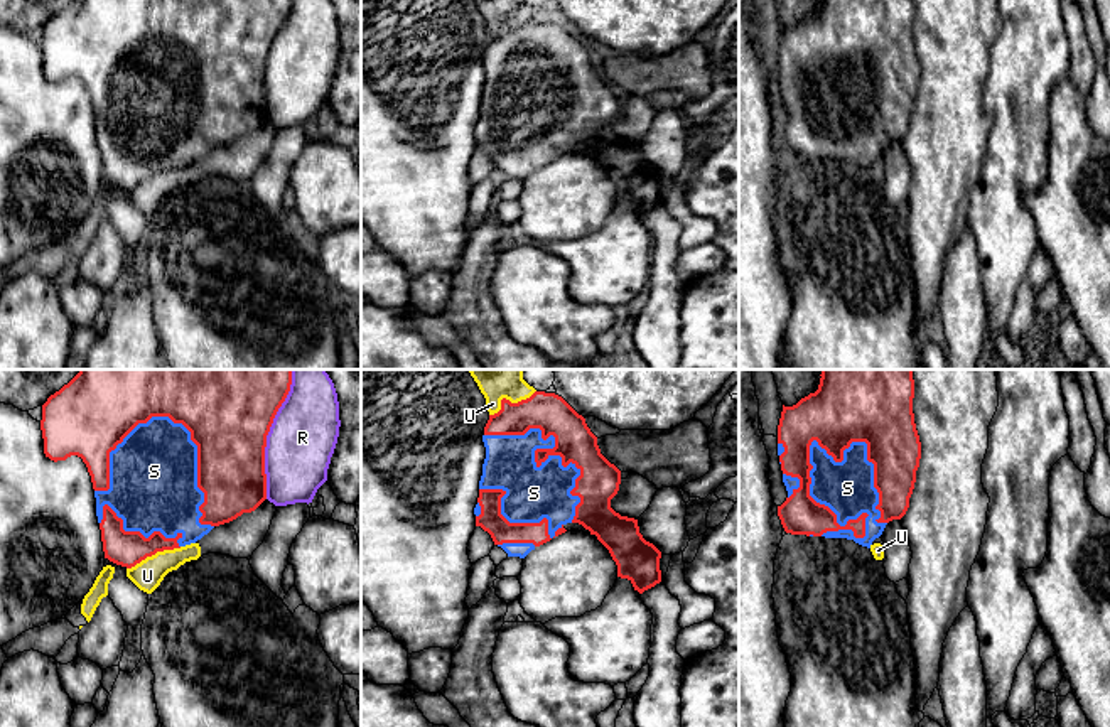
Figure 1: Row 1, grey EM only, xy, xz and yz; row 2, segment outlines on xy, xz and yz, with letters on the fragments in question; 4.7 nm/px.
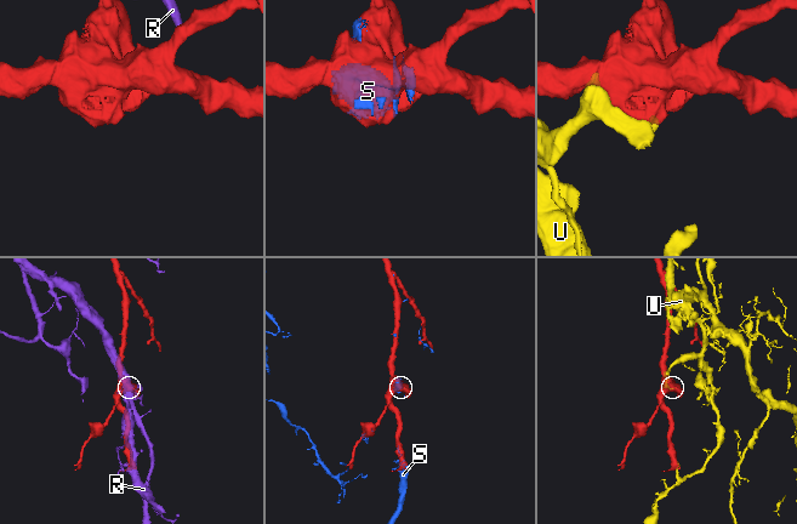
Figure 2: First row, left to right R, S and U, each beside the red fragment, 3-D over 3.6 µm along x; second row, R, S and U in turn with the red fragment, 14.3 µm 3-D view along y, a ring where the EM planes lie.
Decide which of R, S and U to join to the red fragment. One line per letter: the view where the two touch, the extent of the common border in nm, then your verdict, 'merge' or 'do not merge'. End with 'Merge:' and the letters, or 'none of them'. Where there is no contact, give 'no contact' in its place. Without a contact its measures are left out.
R: meets red in xy; contact 600 nm long; do not merge
S: meets red in yz; contact 550 nm long; merge
U: meets red in xz; contact 260 nm long; do not merge
Merge: S

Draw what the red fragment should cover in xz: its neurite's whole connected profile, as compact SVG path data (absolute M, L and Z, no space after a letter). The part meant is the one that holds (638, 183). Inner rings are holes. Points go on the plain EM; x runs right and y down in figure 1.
M535 13L518 25L501 22L501 32L489 37L482 64L486 81L474 130L476 148L488 153L508 179L525 180L536 169L565 155L567 145L579 145L609 172L617 199L628 201L643 216L661 204L661 174L639 155L638 142L611 130L621 93L597 67L585 40L562 19Z

